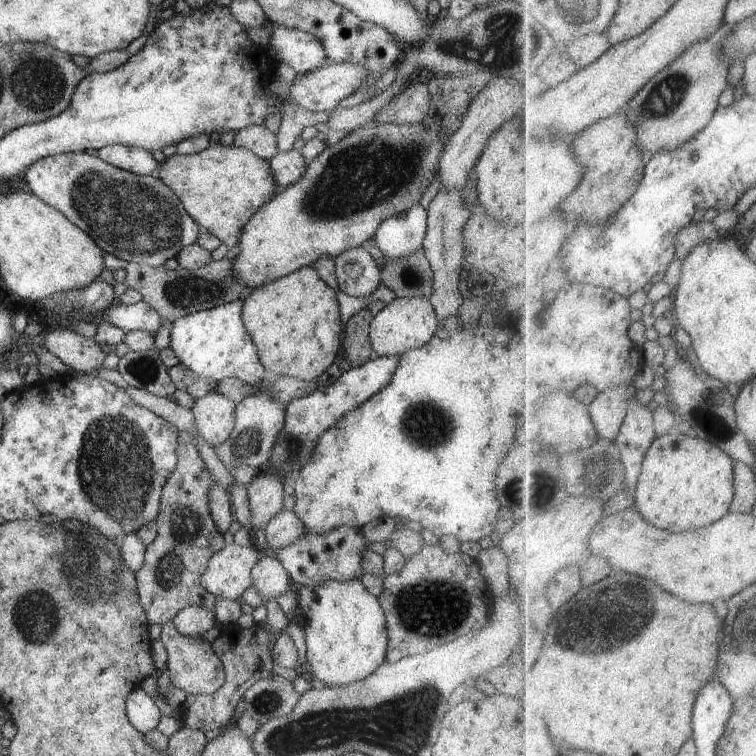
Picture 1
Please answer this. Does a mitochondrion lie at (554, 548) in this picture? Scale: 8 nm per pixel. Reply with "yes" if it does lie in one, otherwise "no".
no

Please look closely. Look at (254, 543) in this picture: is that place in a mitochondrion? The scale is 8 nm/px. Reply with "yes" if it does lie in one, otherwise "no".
no

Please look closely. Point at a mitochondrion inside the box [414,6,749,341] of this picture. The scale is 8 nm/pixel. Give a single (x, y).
(501, 40)

